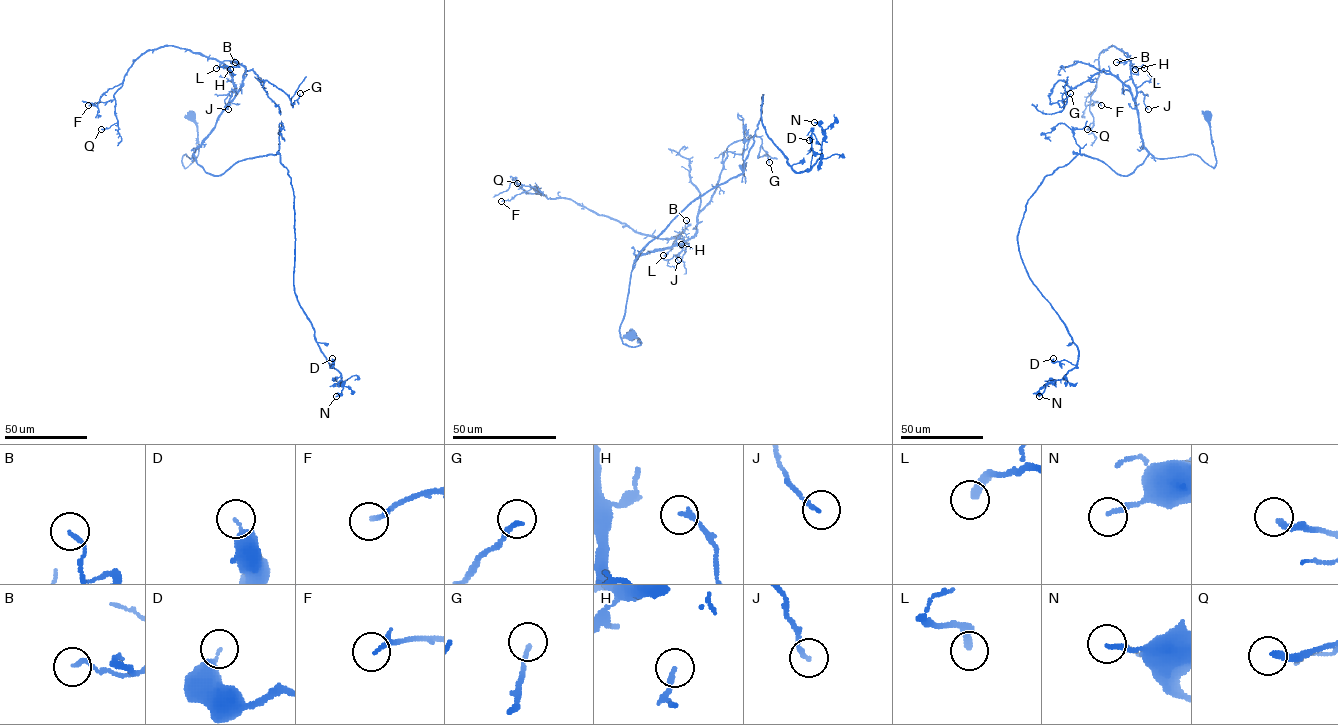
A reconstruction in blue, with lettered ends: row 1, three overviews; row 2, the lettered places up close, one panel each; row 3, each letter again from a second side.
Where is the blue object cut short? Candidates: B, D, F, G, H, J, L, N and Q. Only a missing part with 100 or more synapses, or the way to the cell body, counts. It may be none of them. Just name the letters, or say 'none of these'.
none of these

